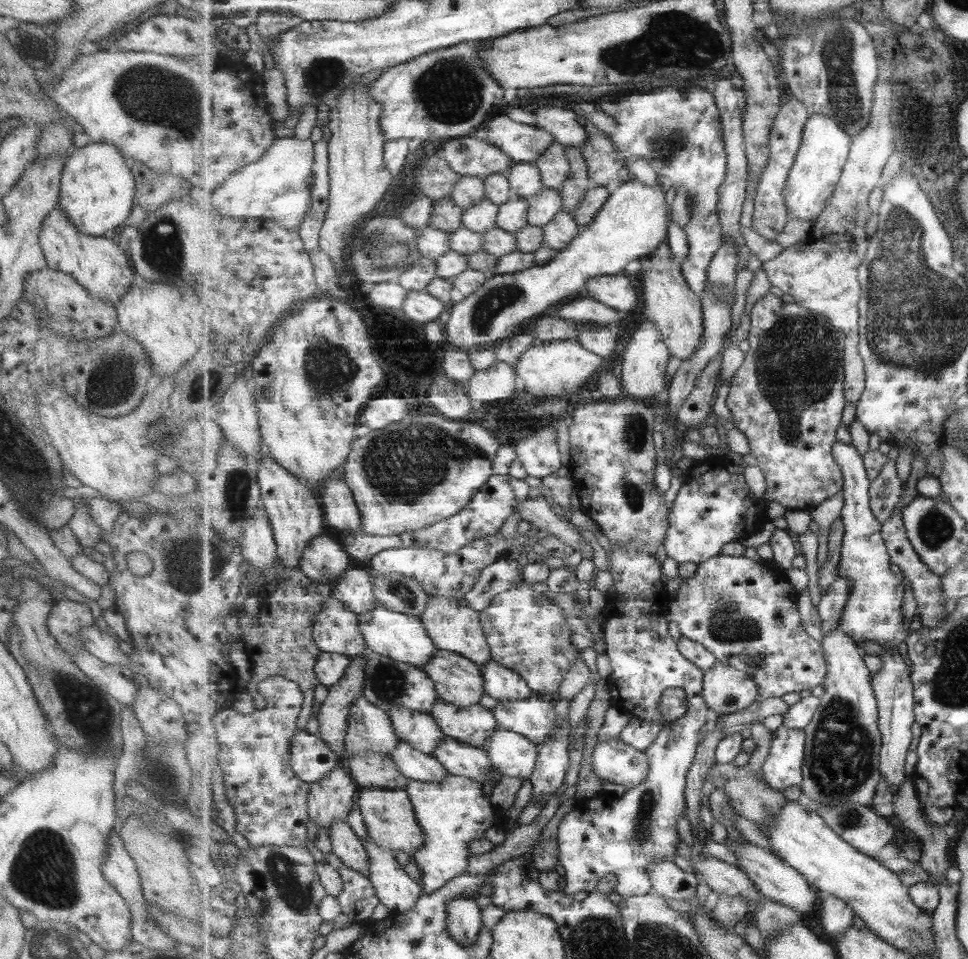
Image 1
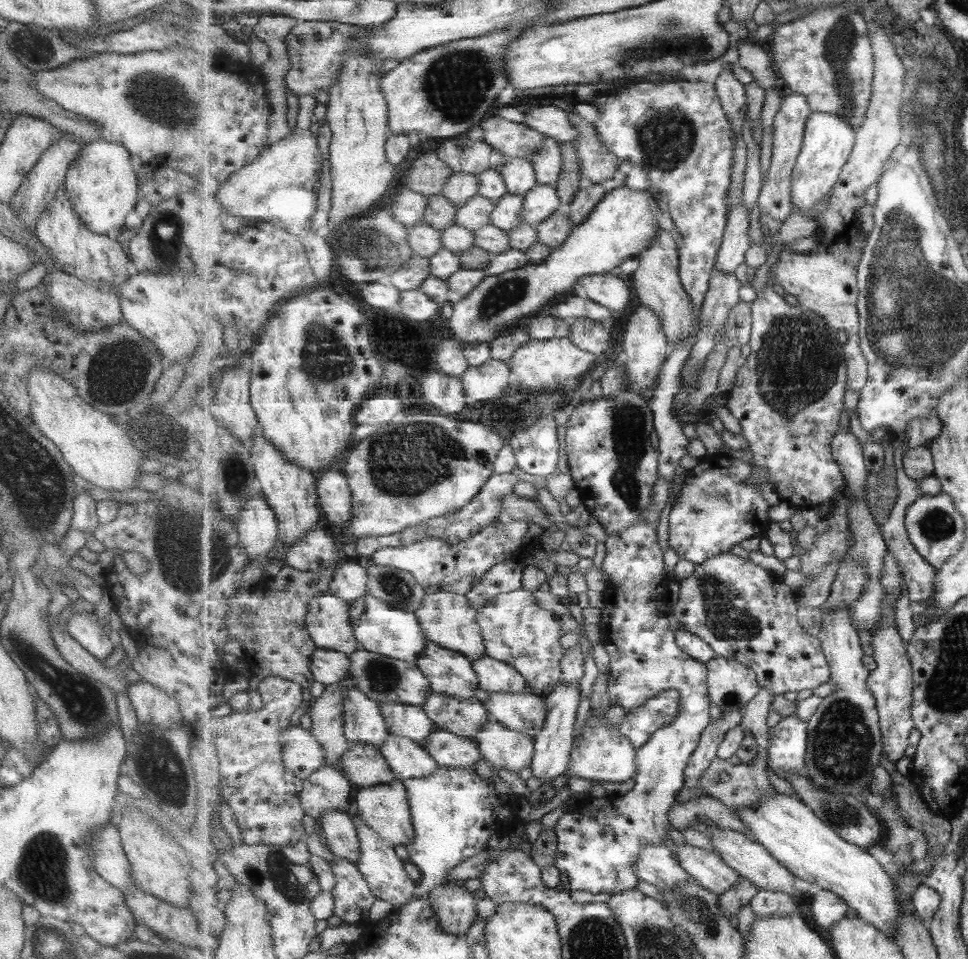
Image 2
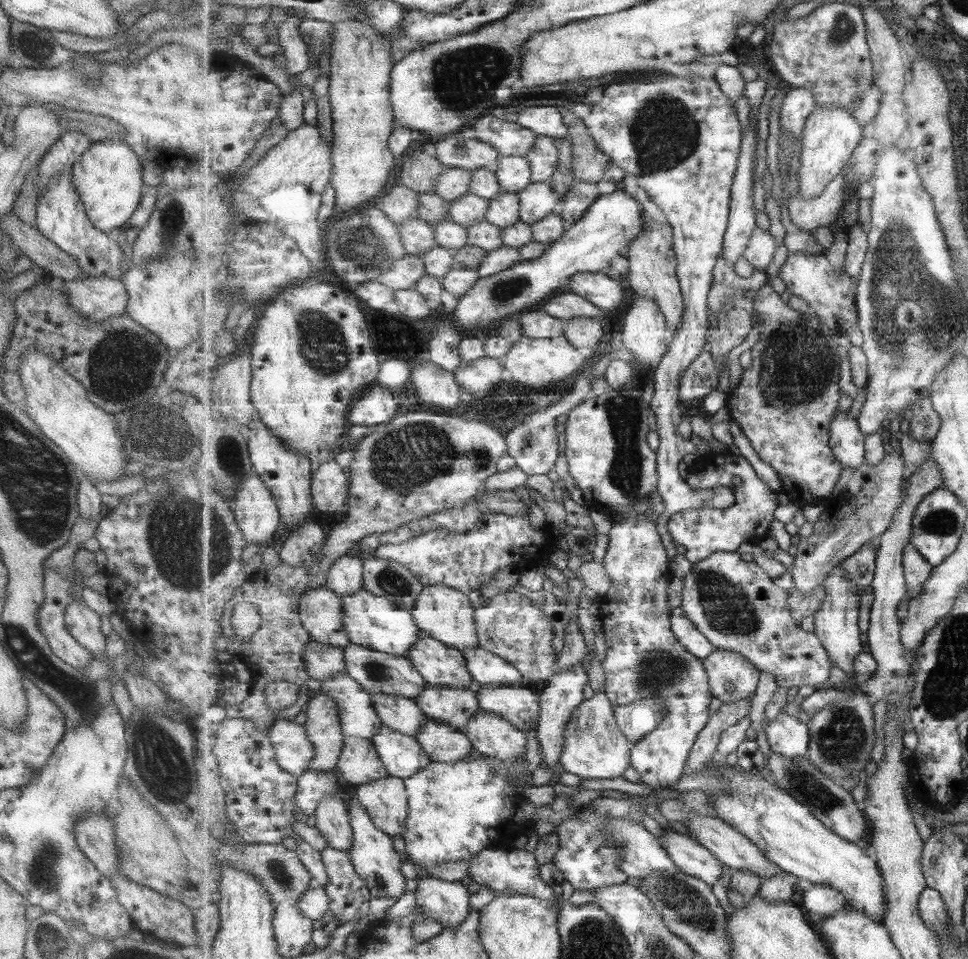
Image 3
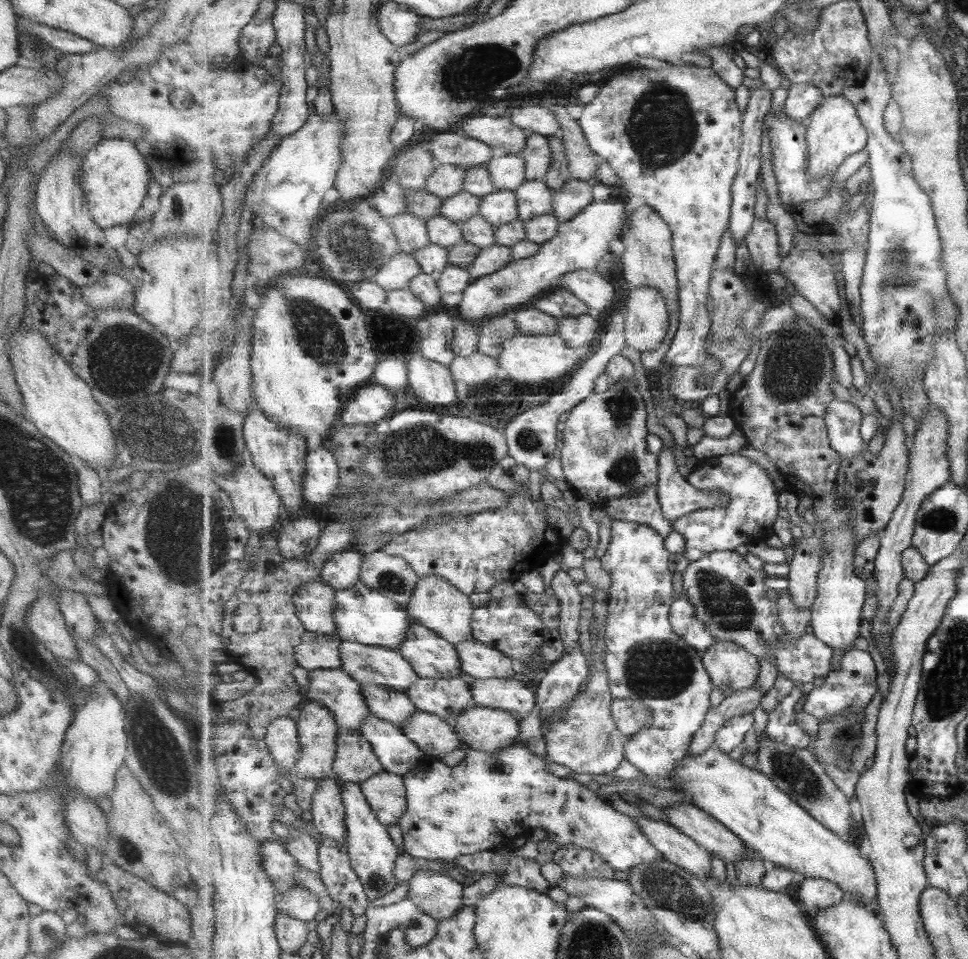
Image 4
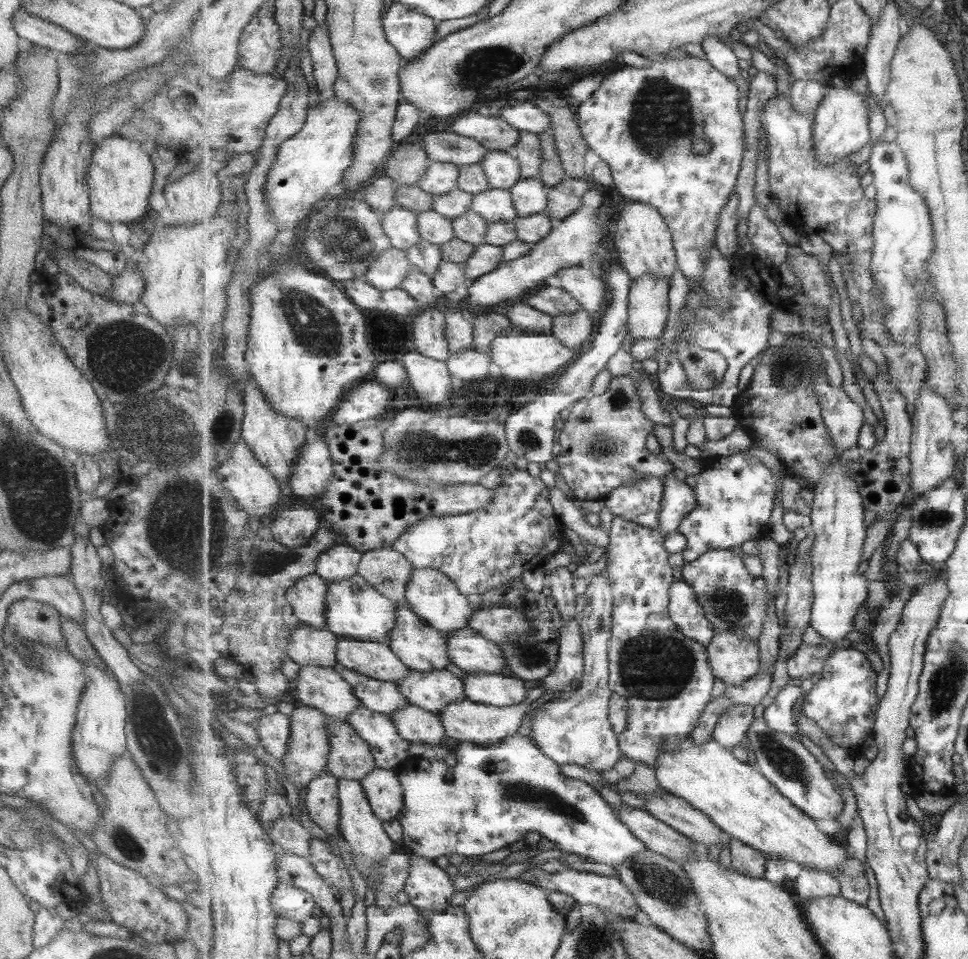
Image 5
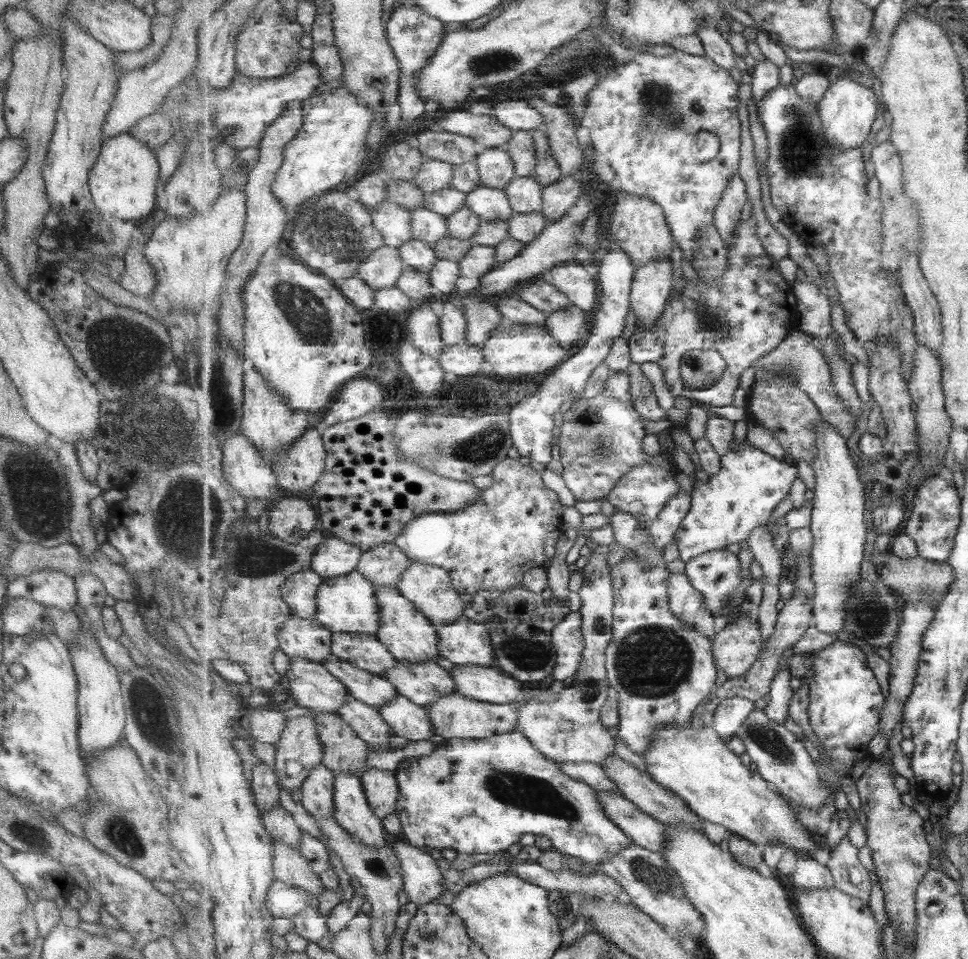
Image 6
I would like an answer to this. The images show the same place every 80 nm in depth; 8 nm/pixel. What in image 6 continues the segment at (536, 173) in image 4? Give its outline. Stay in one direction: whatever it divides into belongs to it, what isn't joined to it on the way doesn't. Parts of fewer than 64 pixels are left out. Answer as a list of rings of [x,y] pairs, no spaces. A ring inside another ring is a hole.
[[[515,131],[513,139],[506,147],[515,162],[515,172],[519,177],[531,177],[536,172],[537,150],[533,131]]]

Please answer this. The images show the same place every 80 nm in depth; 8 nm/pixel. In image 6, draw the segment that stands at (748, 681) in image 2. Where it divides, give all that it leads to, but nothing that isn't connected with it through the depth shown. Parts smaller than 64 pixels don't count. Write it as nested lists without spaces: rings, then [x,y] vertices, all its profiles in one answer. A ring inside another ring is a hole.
[[[755,618],[731,622],[713,639],[713,654],[717,667],[728,679],[749,673],[759,660],[765,640],[761,635],[761,622]]]

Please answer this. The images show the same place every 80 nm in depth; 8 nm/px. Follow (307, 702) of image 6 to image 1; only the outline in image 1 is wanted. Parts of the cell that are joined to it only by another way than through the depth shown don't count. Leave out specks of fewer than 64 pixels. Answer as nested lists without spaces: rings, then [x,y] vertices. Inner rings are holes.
[[[364,696],[356,698],[351,707],[346,735],[346,756],[391,754],[399,747],[399,742],[390,714]]]

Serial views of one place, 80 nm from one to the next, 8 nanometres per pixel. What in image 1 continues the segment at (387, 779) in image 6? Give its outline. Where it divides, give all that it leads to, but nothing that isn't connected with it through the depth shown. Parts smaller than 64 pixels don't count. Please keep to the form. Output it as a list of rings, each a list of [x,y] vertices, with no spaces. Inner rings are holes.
[[[362,788],[357,796],[357,803],[361,808],[368,838],[379,846],[394,853],[404,852],[411,859],[418,850],[426,846],[424,828],[417,820],[415,806],[406,789]]]

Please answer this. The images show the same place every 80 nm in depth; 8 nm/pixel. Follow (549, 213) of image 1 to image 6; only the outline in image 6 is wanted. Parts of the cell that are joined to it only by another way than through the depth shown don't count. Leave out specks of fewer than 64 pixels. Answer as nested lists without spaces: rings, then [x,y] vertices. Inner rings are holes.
[[[516,176],[504,190],[516,212],[531,214],[543,208],[543,187],[533,176]]]

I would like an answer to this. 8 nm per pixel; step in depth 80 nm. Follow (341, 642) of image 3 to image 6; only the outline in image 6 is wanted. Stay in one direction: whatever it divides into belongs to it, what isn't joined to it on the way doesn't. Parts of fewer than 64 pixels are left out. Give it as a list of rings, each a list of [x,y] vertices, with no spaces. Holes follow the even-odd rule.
[[[312,568],[296,572],[282,586],[282,596],[285,602],[299,618],[317,620],[317,593],[326,581]]]

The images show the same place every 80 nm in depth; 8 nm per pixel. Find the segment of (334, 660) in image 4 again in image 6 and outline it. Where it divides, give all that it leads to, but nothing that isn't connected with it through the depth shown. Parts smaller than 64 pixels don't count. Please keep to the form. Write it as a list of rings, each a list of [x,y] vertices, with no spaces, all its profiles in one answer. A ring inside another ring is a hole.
[[[293,615],[279,631],[278,638],[280,649],[289,657],[325,663],[333,655],[333,634],[318,620],[311,621]]]

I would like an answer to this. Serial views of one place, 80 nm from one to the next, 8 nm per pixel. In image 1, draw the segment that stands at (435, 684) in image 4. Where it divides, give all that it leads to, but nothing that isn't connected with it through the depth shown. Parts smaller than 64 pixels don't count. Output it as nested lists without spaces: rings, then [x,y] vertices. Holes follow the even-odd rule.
[[[440,699],[434,704],[431,715],[447,737],[481,749],[485,748],[491,734],[501,728],[493,710],[481,704],[461,708]]]

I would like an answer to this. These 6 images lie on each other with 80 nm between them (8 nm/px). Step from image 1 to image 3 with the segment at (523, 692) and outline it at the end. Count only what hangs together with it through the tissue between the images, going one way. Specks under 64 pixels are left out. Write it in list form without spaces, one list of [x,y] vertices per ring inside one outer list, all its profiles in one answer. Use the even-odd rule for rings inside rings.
[[[482,647],[463,651],[467,668],[473,679],[485,687],[522,687],[526,685],[523,674],[505,658]]]

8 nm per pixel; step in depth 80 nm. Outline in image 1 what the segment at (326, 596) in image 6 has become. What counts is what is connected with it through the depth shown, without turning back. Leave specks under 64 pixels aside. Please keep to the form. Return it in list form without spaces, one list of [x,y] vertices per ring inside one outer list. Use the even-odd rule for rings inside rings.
[[[377,602],[377,607],[373,611],[359,615],[359,630],[363,632],[369,651],[406,664],[413,664],[415,667],[423,668],[429,665],[439,650],[433,638],[429,637],[423,620],[417,616],[393,612],[385,608],[381,602]]]

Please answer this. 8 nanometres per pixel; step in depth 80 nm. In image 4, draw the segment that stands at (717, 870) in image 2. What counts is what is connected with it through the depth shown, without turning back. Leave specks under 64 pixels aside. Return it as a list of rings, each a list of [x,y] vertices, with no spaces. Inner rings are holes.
[[[647,815],[636,820],[667,861],[680,865],[700,879],[713,872],[711,853],[673,824],[669,825],[663,820],[655,820]]]

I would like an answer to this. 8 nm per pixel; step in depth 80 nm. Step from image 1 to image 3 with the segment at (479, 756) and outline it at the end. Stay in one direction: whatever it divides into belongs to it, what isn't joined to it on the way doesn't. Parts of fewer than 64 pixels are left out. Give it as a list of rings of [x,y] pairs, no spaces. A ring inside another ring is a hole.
[[[428,718],[428,723],[415,738],[435,762],[457,762],[469,755],[476,755],[475,748],[465,732],[457,731],[452,726],[433,718]]]

